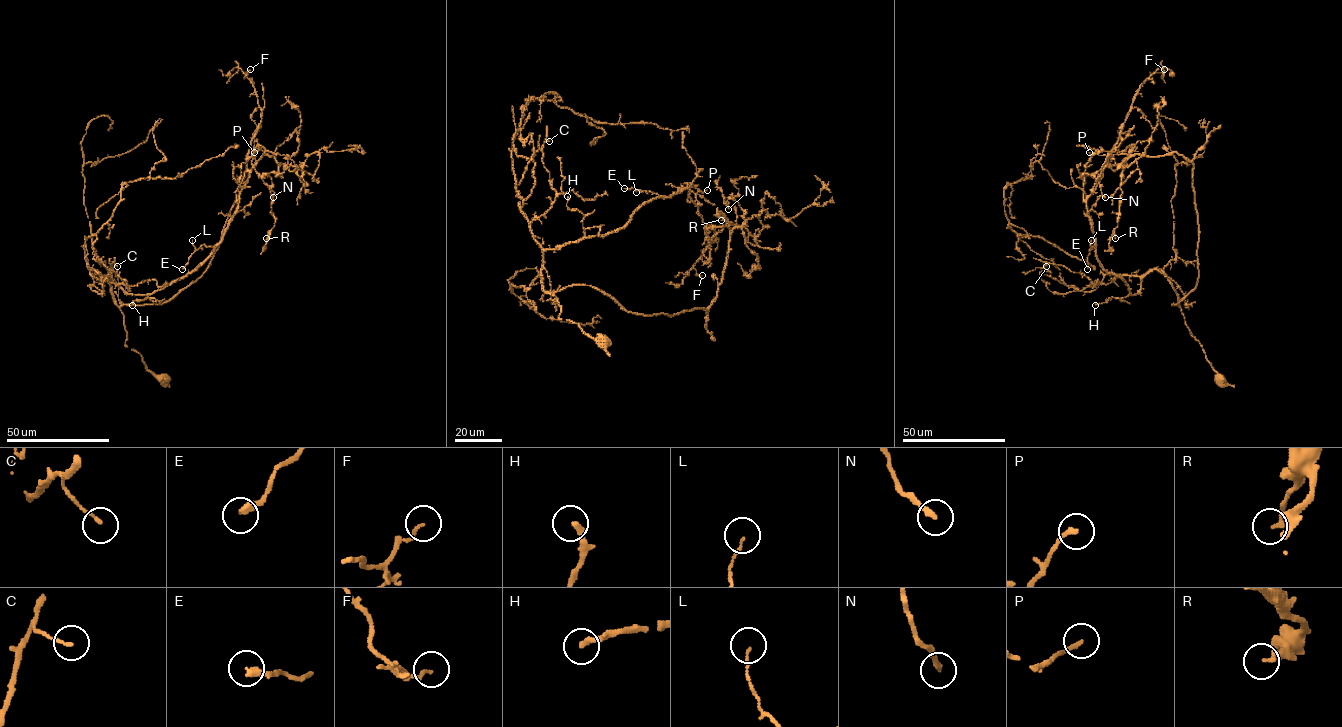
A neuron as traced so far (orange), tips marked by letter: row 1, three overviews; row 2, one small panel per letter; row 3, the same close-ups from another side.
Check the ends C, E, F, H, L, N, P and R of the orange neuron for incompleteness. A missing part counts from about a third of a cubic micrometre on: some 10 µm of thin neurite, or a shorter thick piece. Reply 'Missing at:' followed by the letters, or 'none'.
Missing at: H

